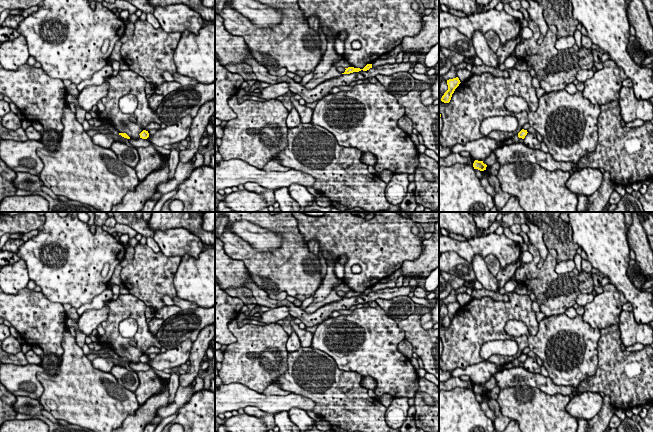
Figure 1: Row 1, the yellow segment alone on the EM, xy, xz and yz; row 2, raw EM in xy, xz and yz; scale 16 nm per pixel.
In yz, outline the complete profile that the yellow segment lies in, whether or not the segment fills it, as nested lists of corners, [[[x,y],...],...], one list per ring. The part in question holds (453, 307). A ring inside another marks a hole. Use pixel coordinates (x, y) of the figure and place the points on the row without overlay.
[[[458,301],[447,304],[448,314],[444,317],[441,322],[441,325],[444,327],[449,327],[454,317],[455,313],[459,310],[460,304]]]

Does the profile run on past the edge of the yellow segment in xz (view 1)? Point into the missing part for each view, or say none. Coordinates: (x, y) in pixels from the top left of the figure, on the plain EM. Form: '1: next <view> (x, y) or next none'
1: next none

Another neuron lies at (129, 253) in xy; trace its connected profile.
[[[128,245],[128,247],[126,248],[124,259],[120,263],[122,268],[132,263],[133,256],[134,256],[134,247]]]

